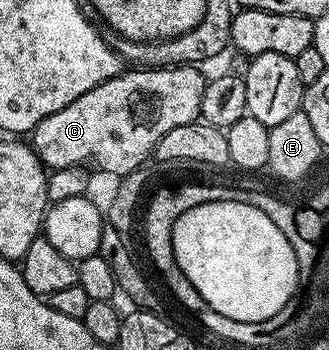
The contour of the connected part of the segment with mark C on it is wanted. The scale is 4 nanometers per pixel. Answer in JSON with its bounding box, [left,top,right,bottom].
[30,65,206,177]

